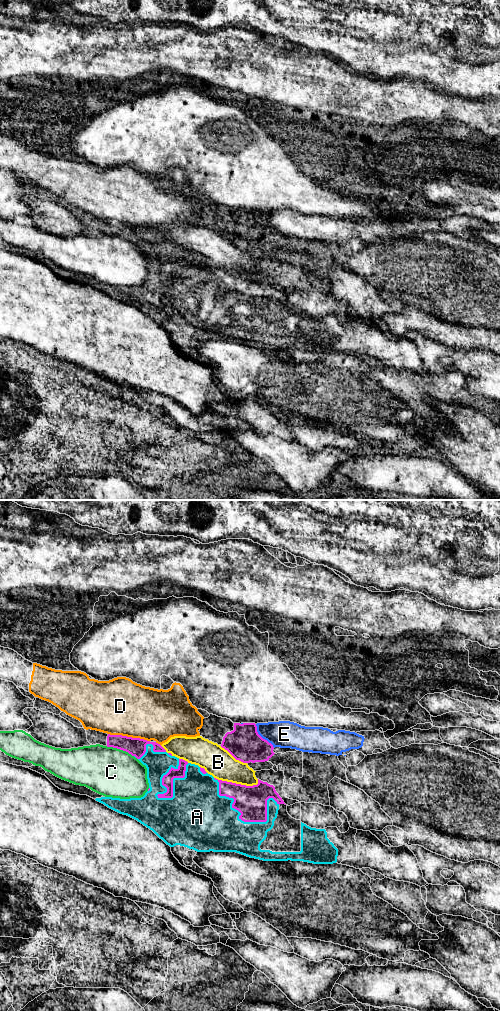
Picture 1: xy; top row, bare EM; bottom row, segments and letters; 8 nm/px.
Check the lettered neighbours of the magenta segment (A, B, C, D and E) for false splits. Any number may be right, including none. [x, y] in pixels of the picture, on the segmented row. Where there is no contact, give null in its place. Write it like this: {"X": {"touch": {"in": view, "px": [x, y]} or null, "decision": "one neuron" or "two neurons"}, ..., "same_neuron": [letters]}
{"A": {"touch": {"in": "xy", "px": [244, 821]}, "decision": "one neuron"}, "B": {"touch": {"in": "xy", "px": [235, 783]}, "decision": "two neurons"}, "C": {"touch": {"in": "xy", "px": [120, 749]}, "decision": "two neurons"}, "D": {"touch": {"in": "xy", "px": [129, 737]}, "decision": "two neurons"}, "E": {"touch": {"in": "xy", "px": [261, 737]}, "decision": "two neurons"}, "same_neuron": ["A"]}

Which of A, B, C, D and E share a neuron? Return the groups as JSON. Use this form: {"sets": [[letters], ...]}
{"sets": [["A"], ["B"], ["C"], ["D"], ["E"]]}

